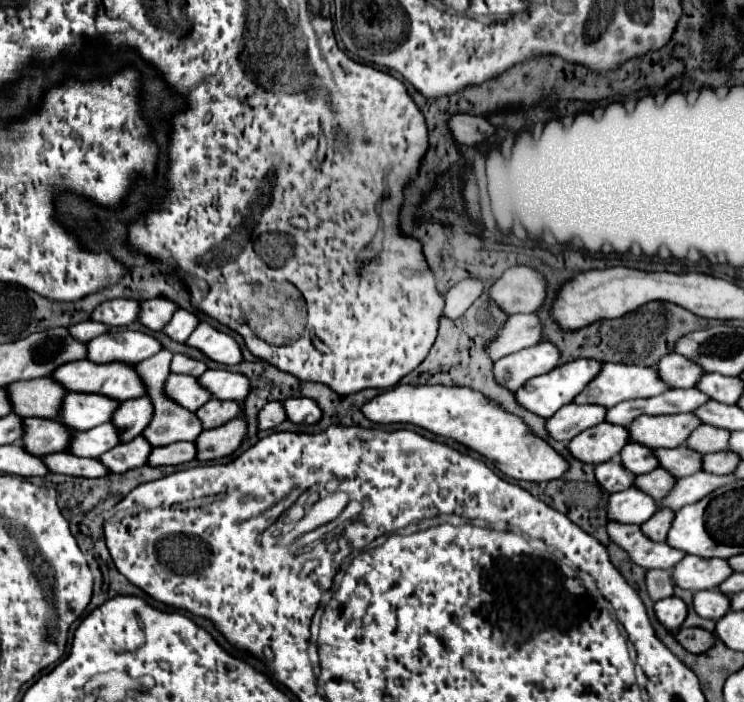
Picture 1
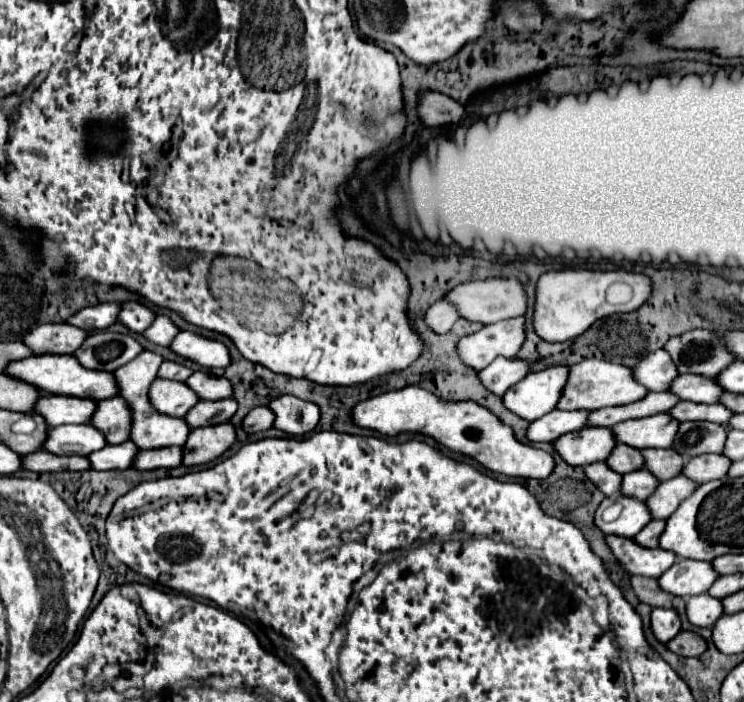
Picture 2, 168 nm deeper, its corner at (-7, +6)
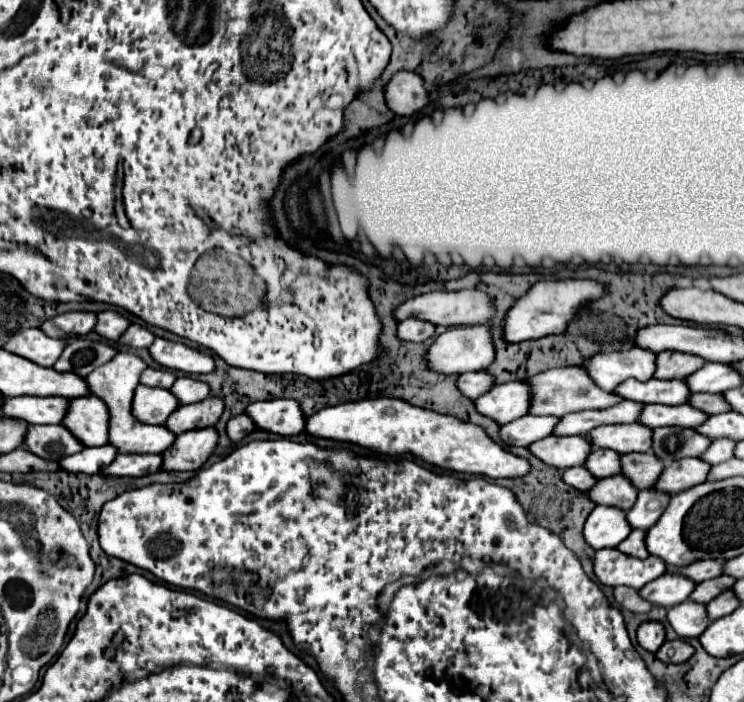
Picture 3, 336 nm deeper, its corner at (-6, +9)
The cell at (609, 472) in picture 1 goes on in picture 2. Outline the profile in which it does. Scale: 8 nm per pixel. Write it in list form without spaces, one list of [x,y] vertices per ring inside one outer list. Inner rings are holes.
[[[592,463],[584,467],[588,479],[596,483],[596,487],[606,495],[606,497],[616,497],[622,491],[622,475],[610,469],[606,463]]]

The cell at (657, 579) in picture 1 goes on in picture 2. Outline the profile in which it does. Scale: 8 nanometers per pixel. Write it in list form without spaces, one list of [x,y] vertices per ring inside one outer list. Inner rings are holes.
[[[636,575],[636,577],[632,577],[632,587],[634,587],[638,599],[652,607],[668,607],[672,603],[672,595],[666,593],[664,589],[660,589],[658,579]]]

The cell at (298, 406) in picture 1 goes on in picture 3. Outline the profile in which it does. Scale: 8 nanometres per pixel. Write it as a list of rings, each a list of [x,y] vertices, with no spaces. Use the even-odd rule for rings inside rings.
[[[277,398],[267,402],[251,402],[245,414],[255,422],[257,428],[275,432],[281,436],[295,436],[303,432],[305,416],[299,404],[291,398]]]

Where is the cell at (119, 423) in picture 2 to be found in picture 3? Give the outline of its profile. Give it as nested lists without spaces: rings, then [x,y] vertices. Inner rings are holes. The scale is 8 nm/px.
[[[95,396],[71,398],[61,424],[71,430],[83,446],[107,444],[107,406]]]

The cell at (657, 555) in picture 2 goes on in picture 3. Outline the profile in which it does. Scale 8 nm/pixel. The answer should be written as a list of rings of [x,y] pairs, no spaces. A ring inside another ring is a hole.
[[[599,550],[593,560],[593,572],[605,586],[629,586],[629,588],[643,588],[647,582],[659,578],[665,572],[665,564],[659,558],[627,558],[619,554],[619,550]]]

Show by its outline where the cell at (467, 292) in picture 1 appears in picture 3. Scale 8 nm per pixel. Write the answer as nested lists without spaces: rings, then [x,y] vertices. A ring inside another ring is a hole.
[[[407,318],[407,322],[399,322],[397,326],[397,338],[405,342],[425,342],[435,332],[435,326],[419,320]]]

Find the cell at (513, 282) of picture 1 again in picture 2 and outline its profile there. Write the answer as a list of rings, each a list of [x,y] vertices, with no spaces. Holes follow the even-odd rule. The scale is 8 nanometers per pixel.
[[[490,277],[490,279],[482,279],[482,281],[470,281],[470,283],[454,287],[446,297],[458,307],[460,317],[478,321],[484,325],[490,325],[490,323],[496,323],[502,319],[510,319],[510,317],[520,317],[528,309],[526,285],[522,285],[518,277]]]

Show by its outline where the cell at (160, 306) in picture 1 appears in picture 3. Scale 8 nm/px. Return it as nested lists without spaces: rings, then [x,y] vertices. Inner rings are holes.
[[[107,310],[107,312],[97,314],[97,324],[95,324],[93,330],[95,330],[99,336],[115,342],[115,340],[119,338],[119,334],[123,332],[123,328],[127,328],[127,326],[129,326],[129,320],[125,320],[125,318],[123,318],[121,314],[117,314],[117,312]]]

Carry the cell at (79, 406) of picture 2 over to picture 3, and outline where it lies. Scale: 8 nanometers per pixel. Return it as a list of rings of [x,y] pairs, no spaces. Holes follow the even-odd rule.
[[[17,396],[5,398],[1,414],[7,418],[25,420],[27,424],[59,424],[67,410],[67,398],[35,398]]]

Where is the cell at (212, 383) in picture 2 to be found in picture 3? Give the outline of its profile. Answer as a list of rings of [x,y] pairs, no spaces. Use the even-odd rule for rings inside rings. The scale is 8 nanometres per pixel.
[[[181,376],[175,380],[175,384],[169,388],[169,392],[177,398],[177,402],[183,406],[183,404],[195,404],[195,402],[201,402],[209,396],[209,390],[207,390],[207,384],[199,382],[199,380],[193,380],[193,378],[187,378],[187,376]]]

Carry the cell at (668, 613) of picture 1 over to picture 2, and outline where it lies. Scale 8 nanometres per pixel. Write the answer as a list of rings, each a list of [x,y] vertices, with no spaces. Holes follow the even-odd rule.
[[[656,607],[652,611],[652,631],[658,641],[668,643],[680,631],[680,617],[674,607]]]

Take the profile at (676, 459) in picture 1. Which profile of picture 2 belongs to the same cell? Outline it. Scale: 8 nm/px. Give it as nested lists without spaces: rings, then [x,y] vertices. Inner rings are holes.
[[[644,449],[646,469],[654,473],[660,481],[668,481],[682,473],[684,457],[676,449]]]

